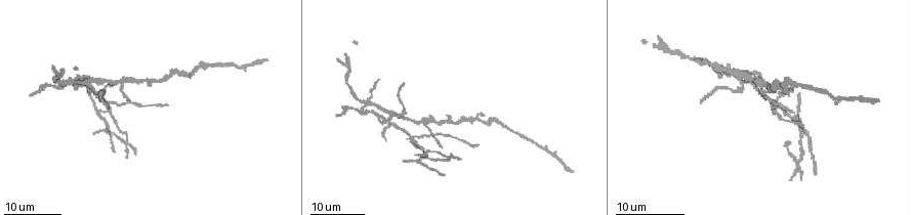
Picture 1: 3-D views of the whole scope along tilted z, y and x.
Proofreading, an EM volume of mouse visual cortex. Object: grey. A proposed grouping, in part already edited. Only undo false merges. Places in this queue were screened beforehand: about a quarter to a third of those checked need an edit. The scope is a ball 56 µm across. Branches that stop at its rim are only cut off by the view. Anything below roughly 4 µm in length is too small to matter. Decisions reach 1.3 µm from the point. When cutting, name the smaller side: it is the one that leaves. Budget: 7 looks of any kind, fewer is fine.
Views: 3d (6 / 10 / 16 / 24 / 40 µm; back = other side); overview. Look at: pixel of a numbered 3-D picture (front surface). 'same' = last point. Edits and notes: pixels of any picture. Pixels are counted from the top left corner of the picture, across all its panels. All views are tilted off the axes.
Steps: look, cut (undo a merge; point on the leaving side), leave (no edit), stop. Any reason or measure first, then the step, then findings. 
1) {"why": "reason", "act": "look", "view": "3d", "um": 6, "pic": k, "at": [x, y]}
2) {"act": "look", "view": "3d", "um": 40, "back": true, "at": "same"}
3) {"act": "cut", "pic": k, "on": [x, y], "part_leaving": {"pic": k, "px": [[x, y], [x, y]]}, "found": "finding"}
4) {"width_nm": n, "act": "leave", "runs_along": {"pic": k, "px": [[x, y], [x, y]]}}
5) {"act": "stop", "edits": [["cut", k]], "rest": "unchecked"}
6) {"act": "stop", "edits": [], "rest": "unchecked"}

{"why": "three-way junction", "act": "look", "view": "3d", "um": 24, "pic": 1, "at": [122, 84]}

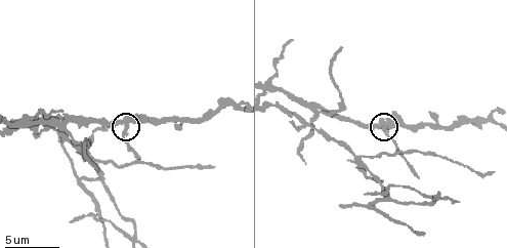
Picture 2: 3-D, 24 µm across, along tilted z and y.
{"why": "closer look", "act": "look", "view": "3d", "um": 6, "pic": 2, "at": [125, 123]}

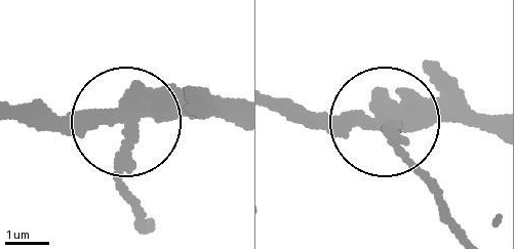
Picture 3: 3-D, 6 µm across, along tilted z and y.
{"arms": 3, "act": "cut", "pic": 3, "on": [116, 164], "part_leaving": {"pic": 3, "px": [[391, 113], [411, 168], [453, 227]]}, "found": "two neurons meet here"}

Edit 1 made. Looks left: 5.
{"act": "look", "view": "overview"}

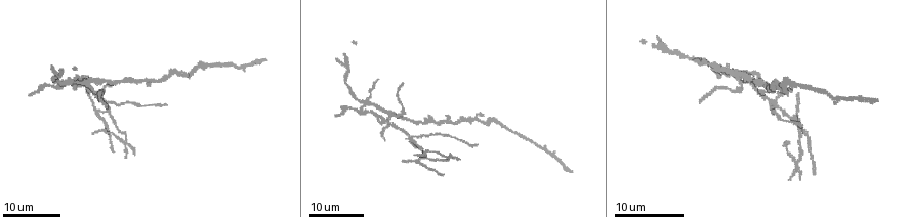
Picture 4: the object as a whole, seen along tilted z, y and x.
{"why": "two arms at a narrow angle", "act": "look", "view": "3d", "um": 16, "pic": 4, "at": [363, 106]}

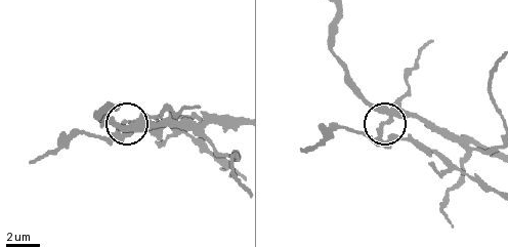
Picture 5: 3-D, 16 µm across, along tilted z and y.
{"act": "look", "view": "3d", "um": 6, "pic": 5, "at": [386, 119]}

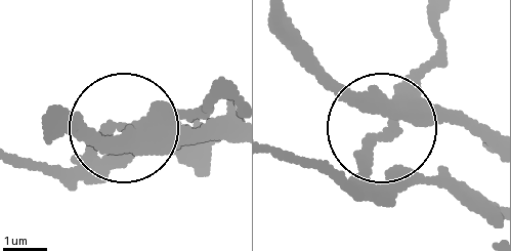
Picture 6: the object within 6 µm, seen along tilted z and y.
{"width_nm": 330, "act": "cut", "pic": 6, "on": [371, 153], "found": "a second neuron is stuck on"}

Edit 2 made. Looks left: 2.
{"act": "stop", "edits": [["cut", 3], ["cut", 6]], "rest": "unchecked"}

